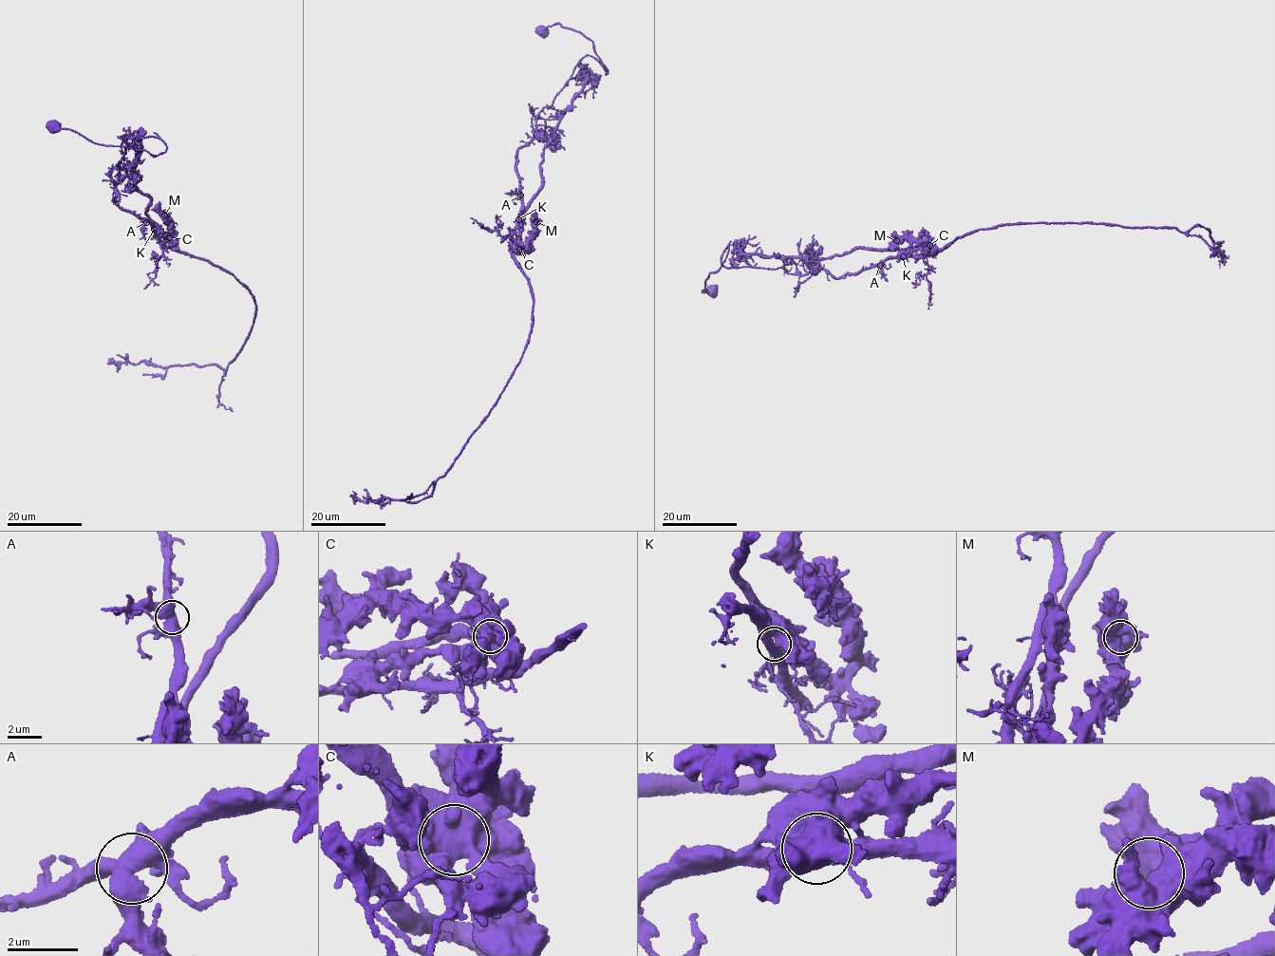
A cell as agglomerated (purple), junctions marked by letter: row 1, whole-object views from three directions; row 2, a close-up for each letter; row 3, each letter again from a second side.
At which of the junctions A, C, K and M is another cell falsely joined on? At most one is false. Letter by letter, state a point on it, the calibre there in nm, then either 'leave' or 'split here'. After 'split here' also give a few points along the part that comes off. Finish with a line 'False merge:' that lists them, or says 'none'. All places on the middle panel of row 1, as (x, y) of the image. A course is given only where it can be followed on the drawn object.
A: place (520, 195); calibre 460 nm; leave
C: place (519, 249); calibre 700 nm; leave
K: place (518, 219); calibre 750 nm; split here; course (518, 218), (511, 256), (527, 280), (533, 327), (511, 378), (430, 495), (414, 502), (364, 502), (352, 491)
M: place (535, 221); calibre 750 nm; leave
False merge: K

